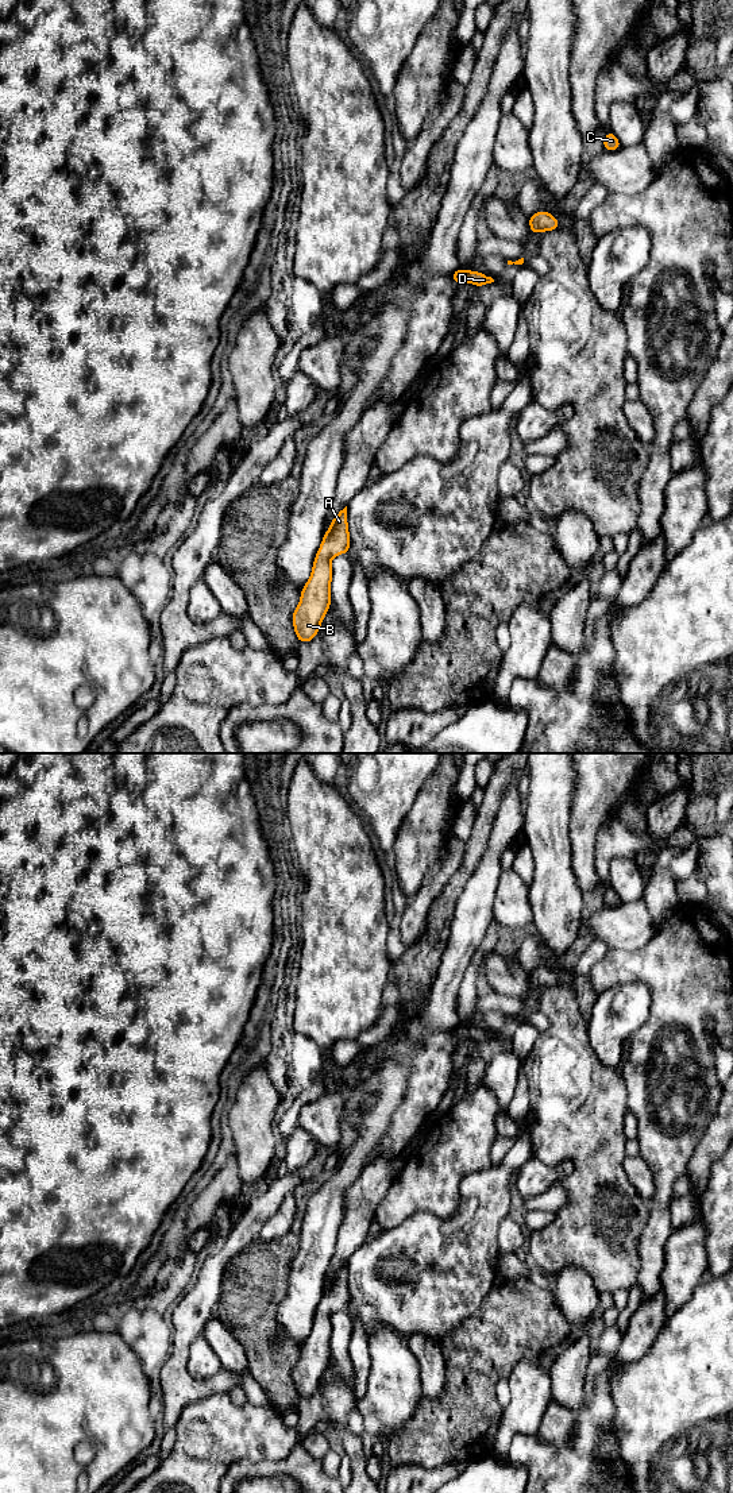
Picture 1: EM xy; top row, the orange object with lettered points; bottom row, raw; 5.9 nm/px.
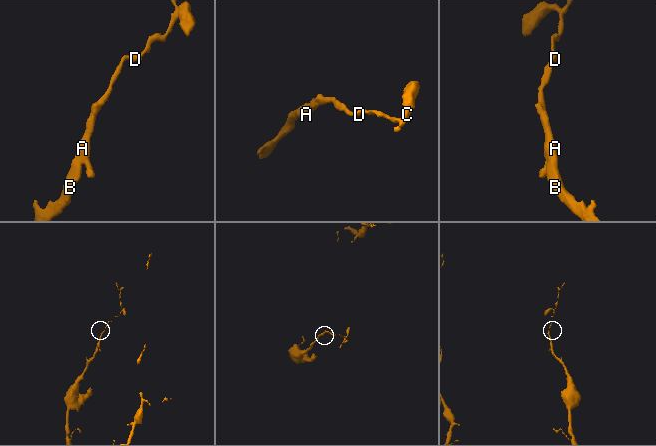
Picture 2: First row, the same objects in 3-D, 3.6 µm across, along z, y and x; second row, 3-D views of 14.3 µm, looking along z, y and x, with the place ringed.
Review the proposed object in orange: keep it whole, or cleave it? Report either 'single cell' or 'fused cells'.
single cell

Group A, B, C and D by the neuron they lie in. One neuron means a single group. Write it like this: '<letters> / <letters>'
A B C D

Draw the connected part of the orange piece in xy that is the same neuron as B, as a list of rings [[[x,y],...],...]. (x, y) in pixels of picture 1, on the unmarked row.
[[[347,1262],[332,1276],[324,1289],[316,1309],[312,1331],[301,1345],[300,1361],[292,1372],[296,1392],[300,1399],[312,1397],[319,1389],[323,1374],[331,1361],[331,1316],[339,1309],[348,1311],[350,1289],[347,1281]]]

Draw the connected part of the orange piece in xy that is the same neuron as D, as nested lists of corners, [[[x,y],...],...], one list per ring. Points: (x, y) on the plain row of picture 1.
[[[459,1025],[459,1026],[454,1027],[451,1030],[451,1034],[460,1041],[466,1039],[466,1038],[471,1038],[477,1043],[494,1038],[494,1035],[491,1033],[487,1033],[479,1027],[468,1027],[466,1025]]]

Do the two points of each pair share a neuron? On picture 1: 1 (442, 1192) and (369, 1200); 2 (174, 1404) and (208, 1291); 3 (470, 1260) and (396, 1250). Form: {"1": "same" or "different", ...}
{"1": "different", "2": "same", "3": "same"}

